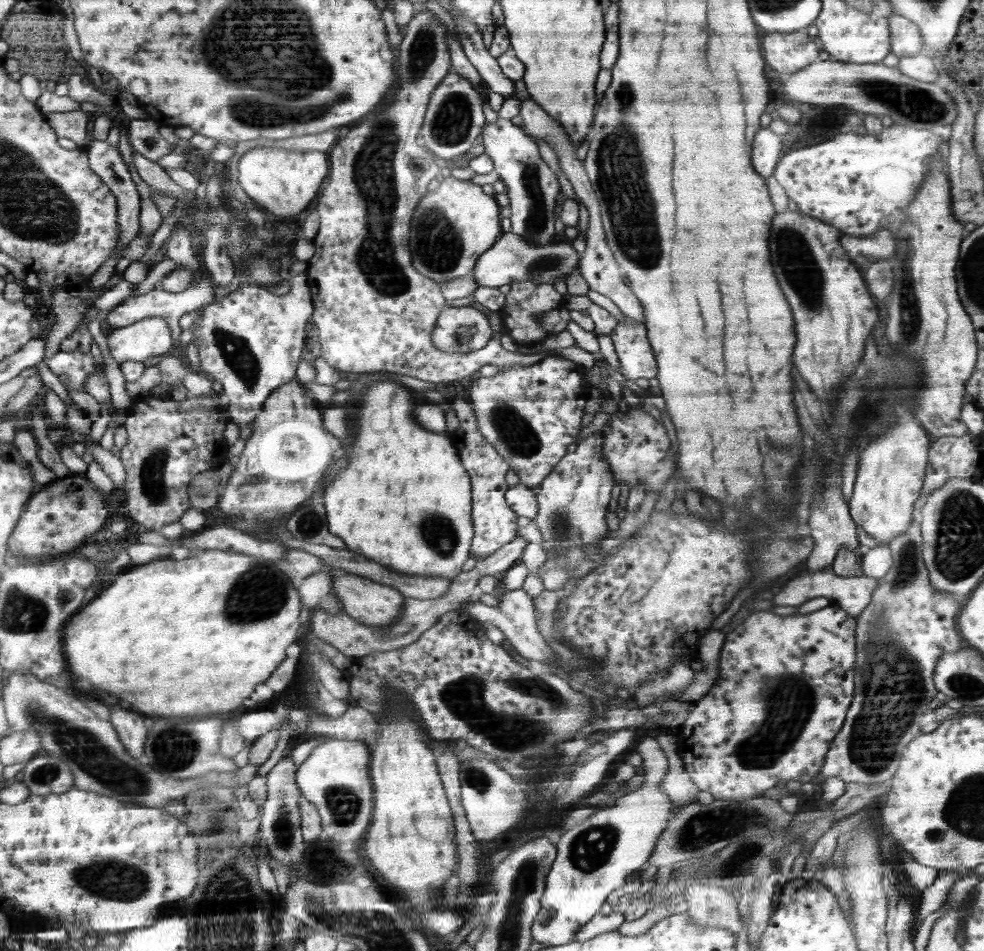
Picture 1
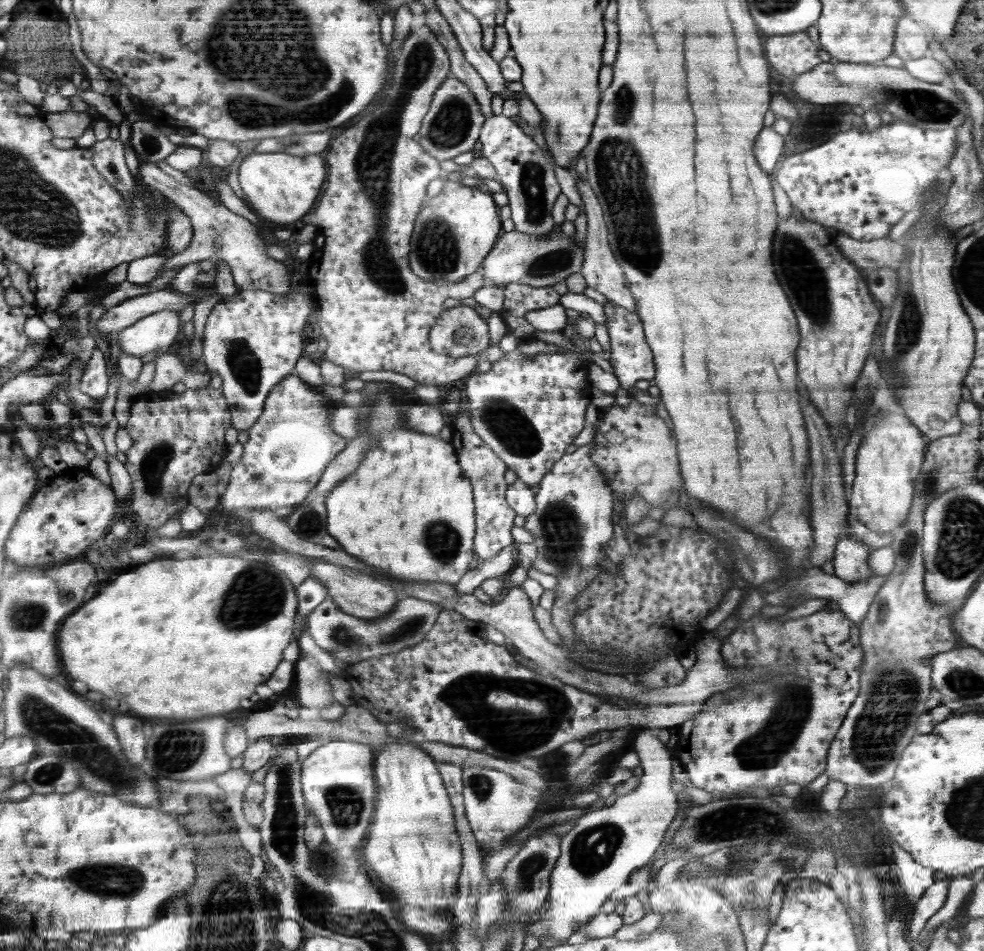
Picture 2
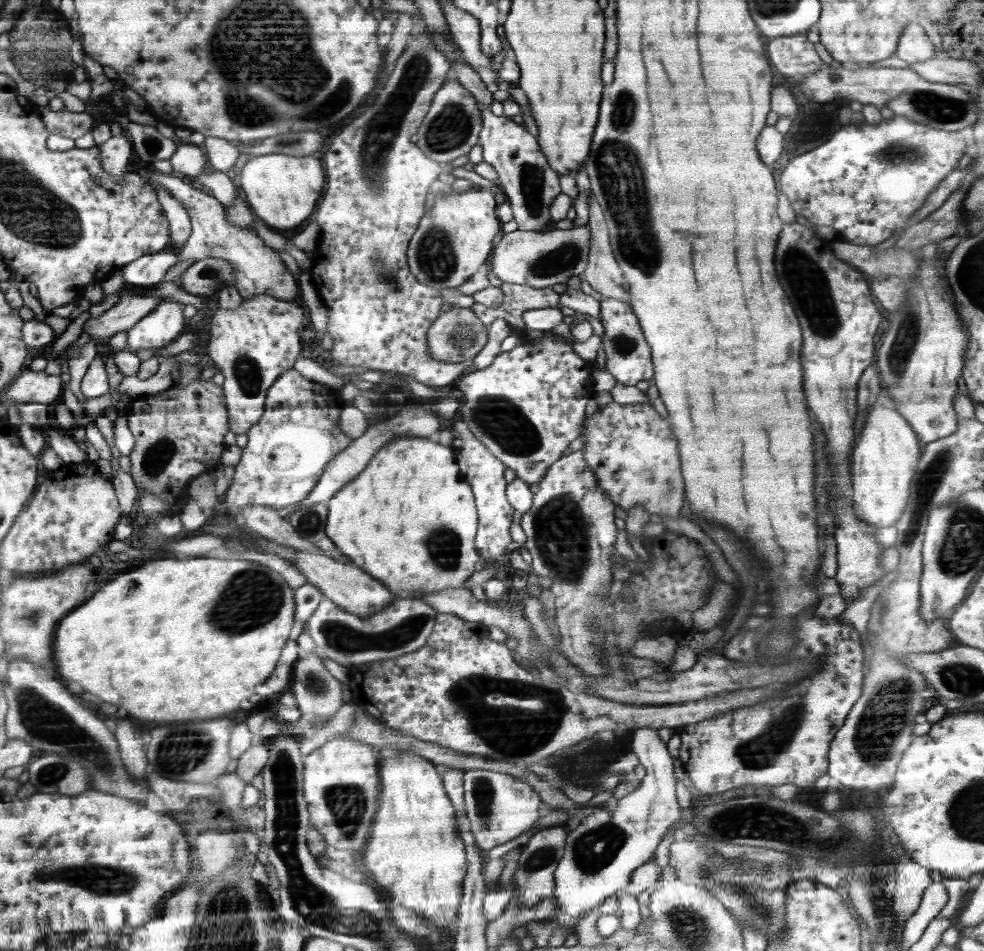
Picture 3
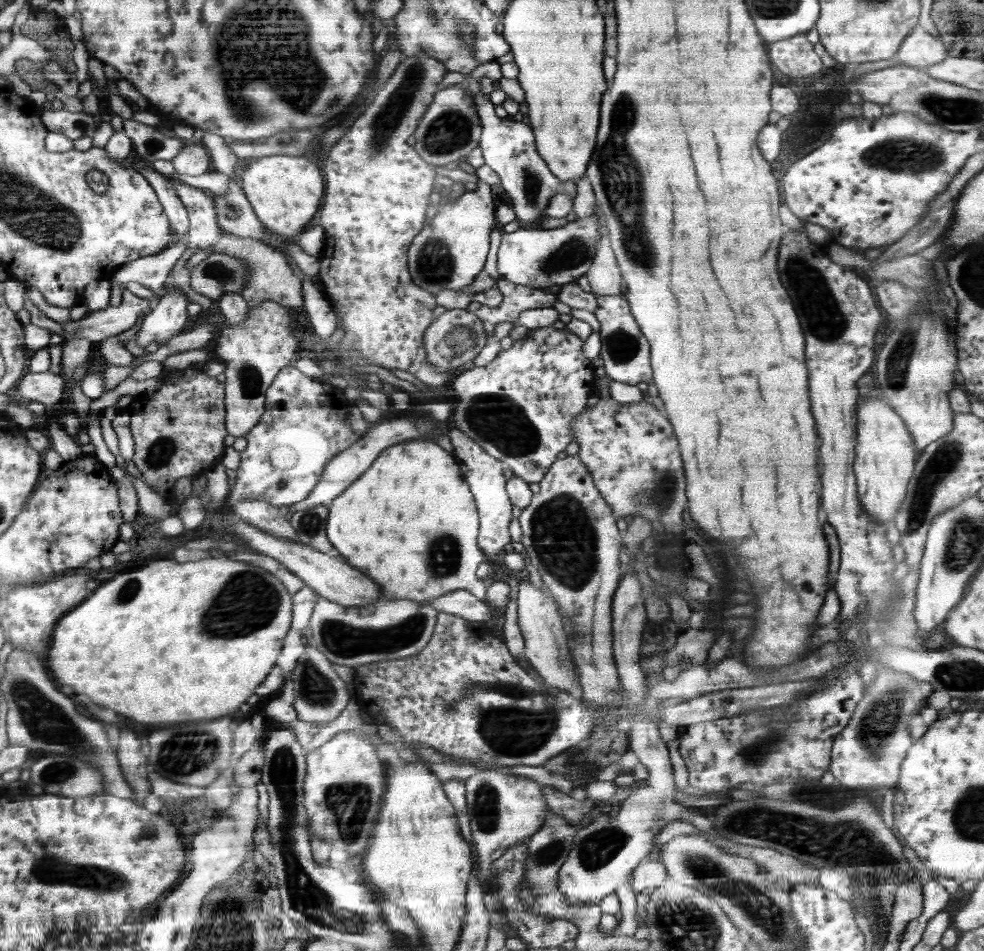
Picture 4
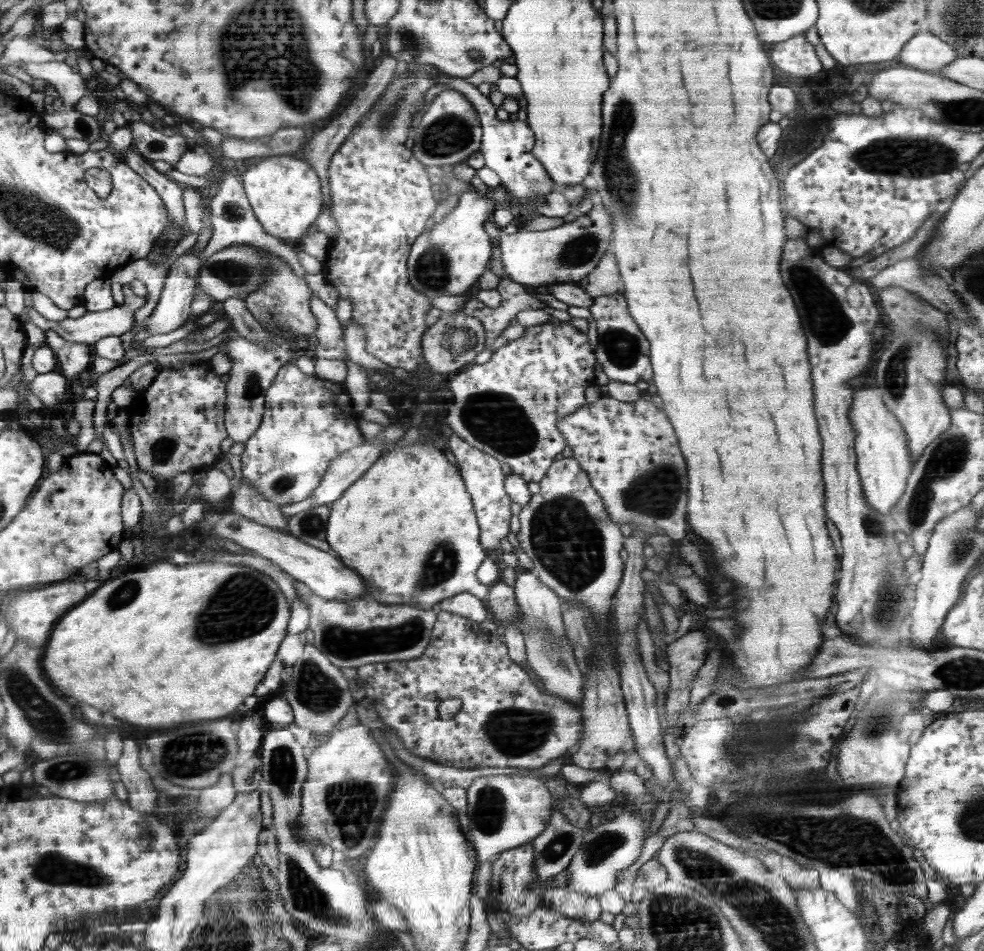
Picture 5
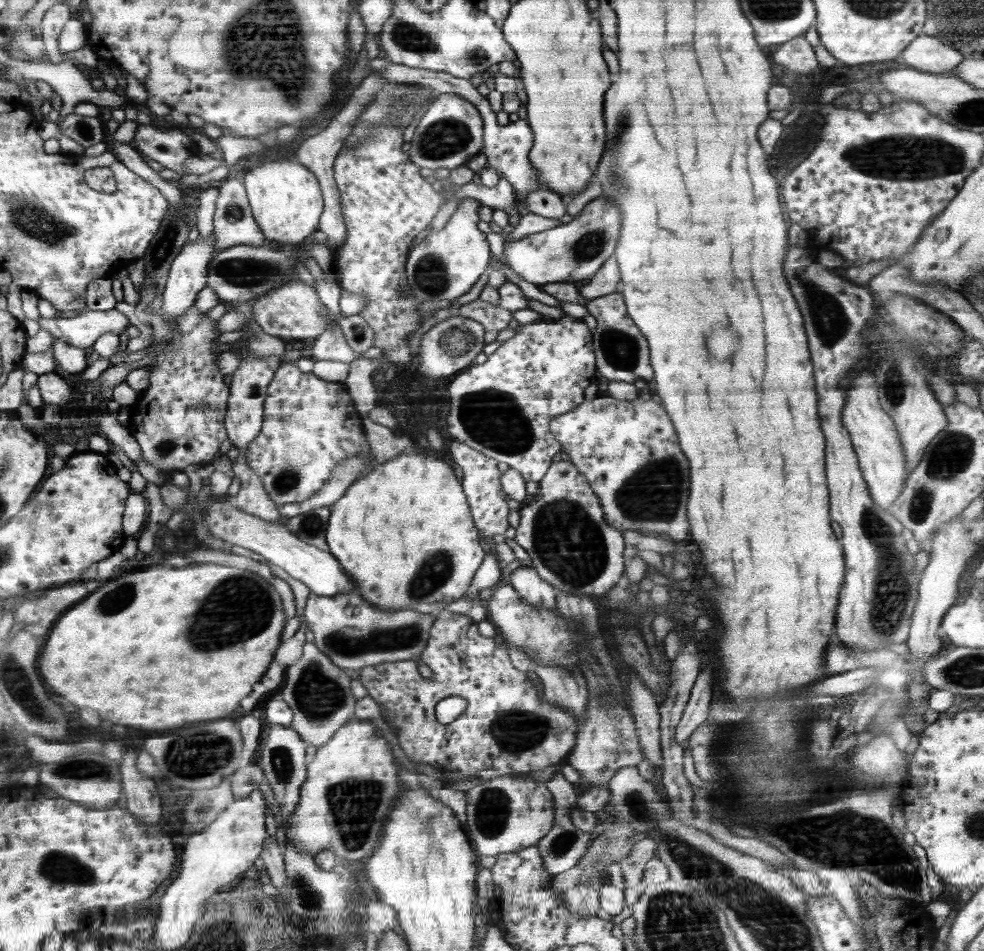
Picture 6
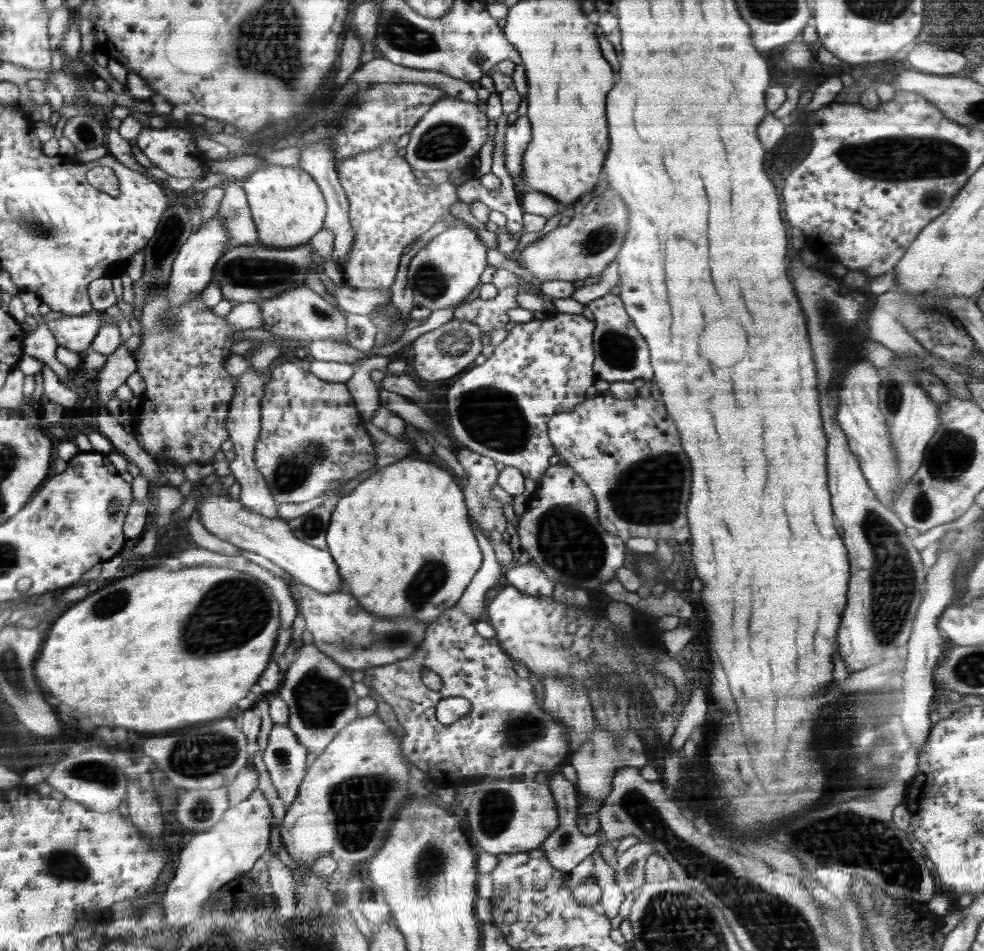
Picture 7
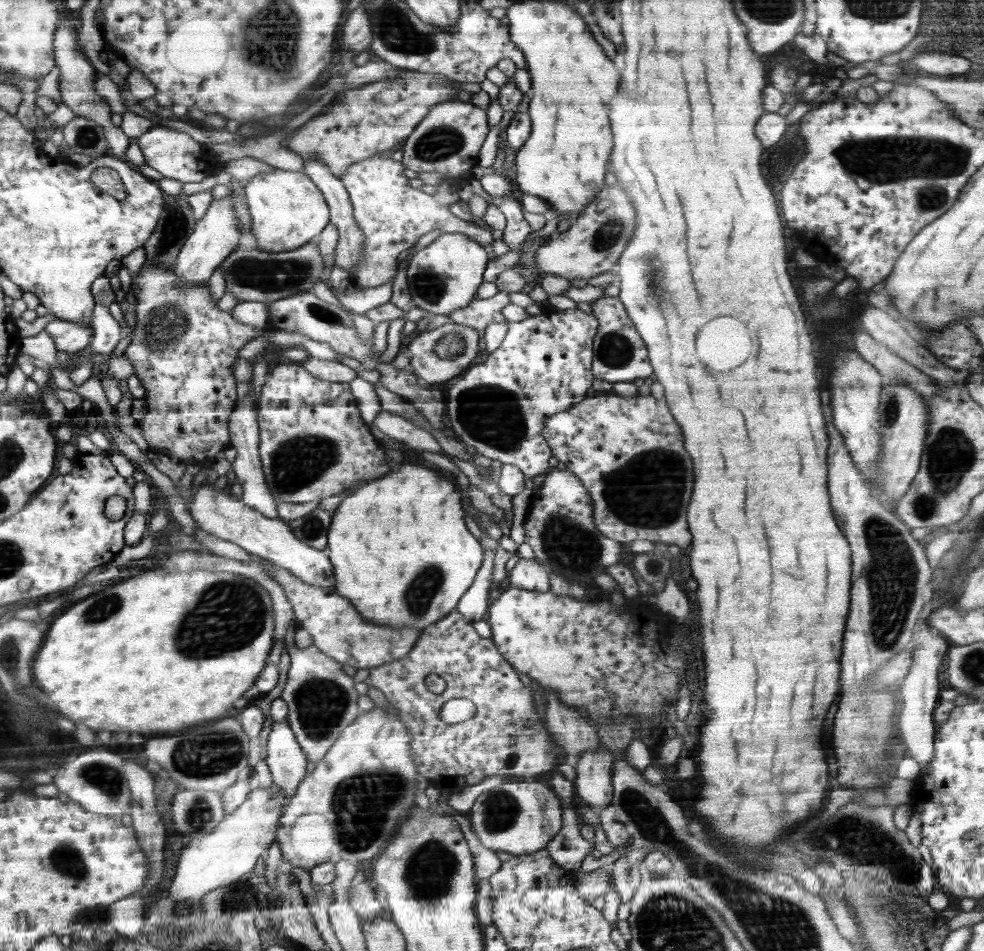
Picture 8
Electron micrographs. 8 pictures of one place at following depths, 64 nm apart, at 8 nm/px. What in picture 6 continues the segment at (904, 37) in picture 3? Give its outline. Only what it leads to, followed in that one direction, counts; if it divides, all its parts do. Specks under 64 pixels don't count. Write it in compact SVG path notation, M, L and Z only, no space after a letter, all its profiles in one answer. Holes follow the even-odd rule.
M926 34L914 39L902 52L902 58L908 66L940 75L949 74L954 66L962 62L960 52L954 52L950 46L942 44L938 38L926 36Z

